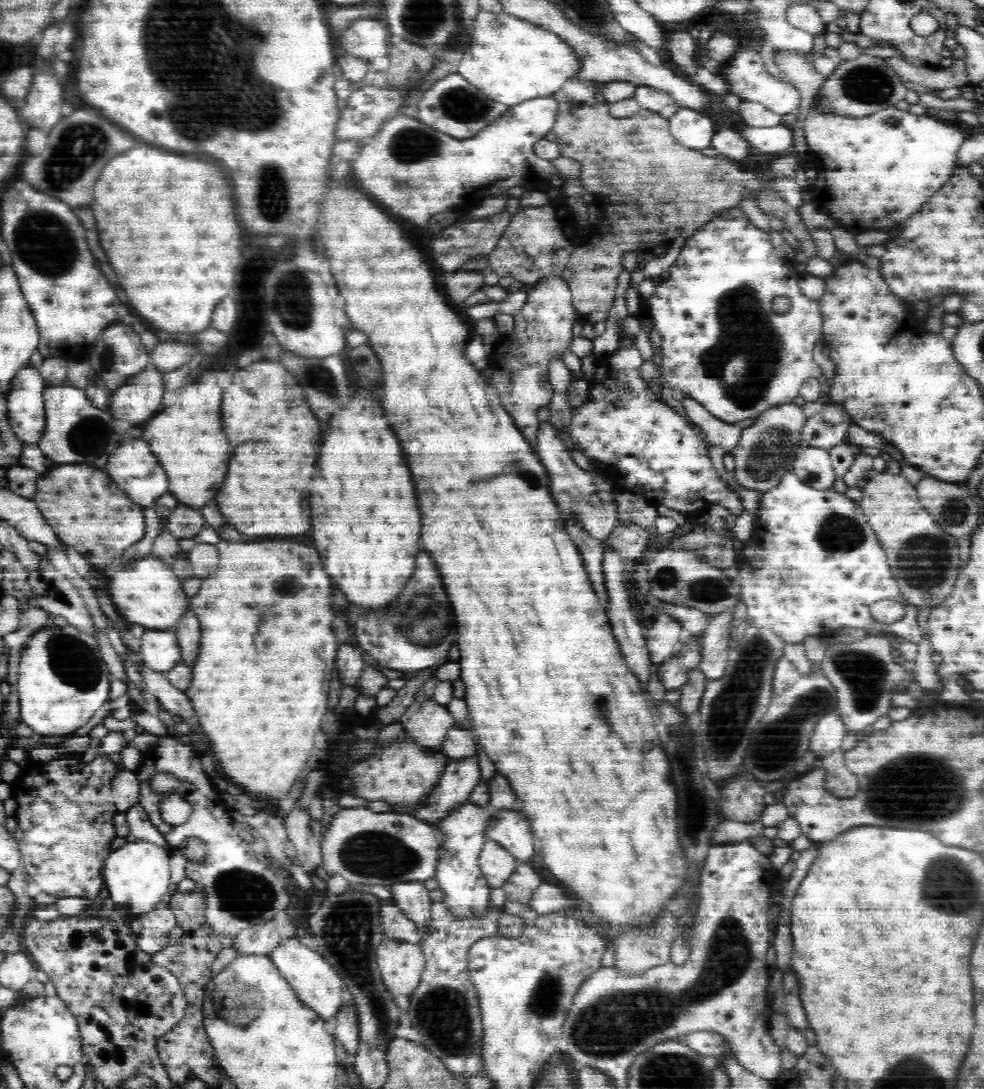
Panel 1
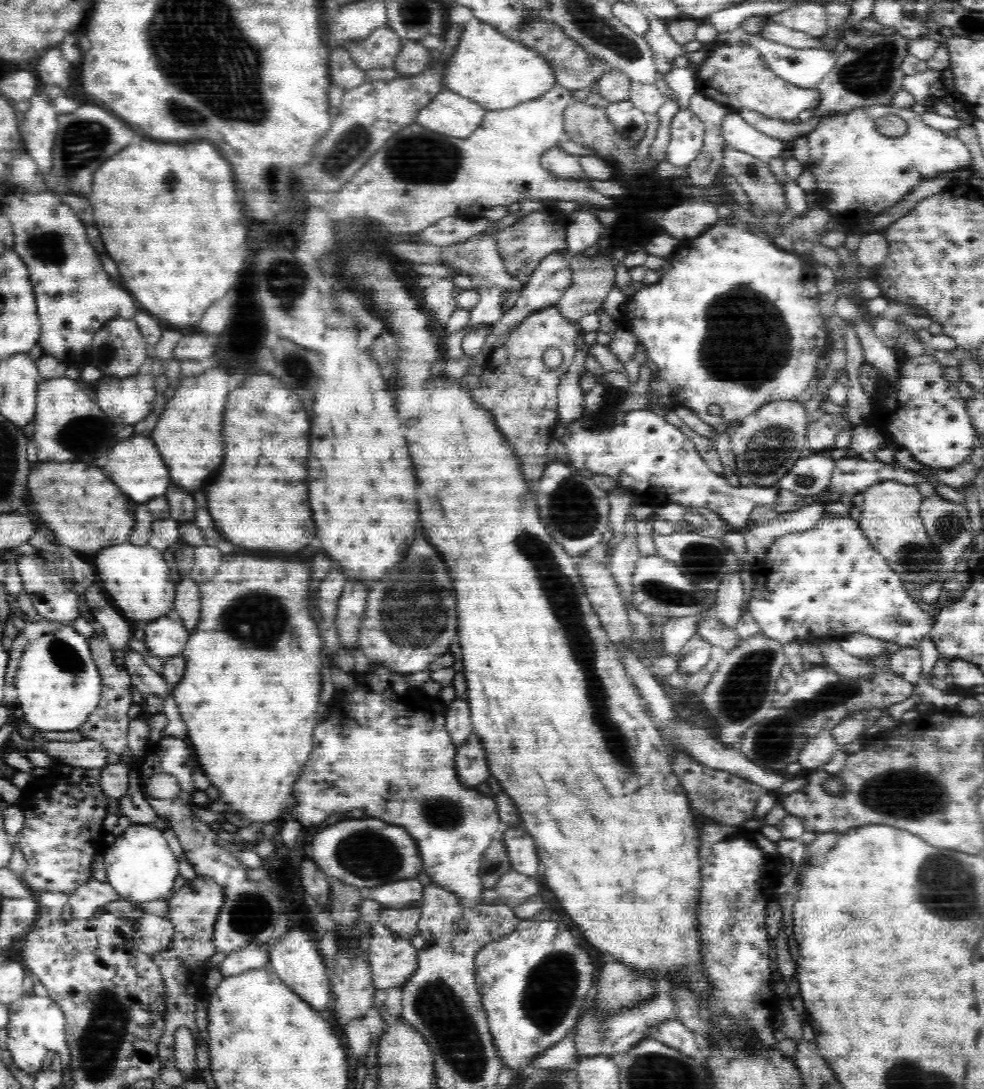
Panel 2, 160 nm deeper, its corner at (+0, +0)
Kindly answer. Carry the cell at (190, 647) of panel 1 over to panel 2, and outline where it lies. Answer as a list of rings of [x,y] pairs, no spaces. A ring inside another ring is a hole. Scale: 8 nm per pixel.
[[[182,576],[176,585],[174,606],[167,617],[182,623],[191,633],[200,621],[200,610],[199,583],[190,576]]]

